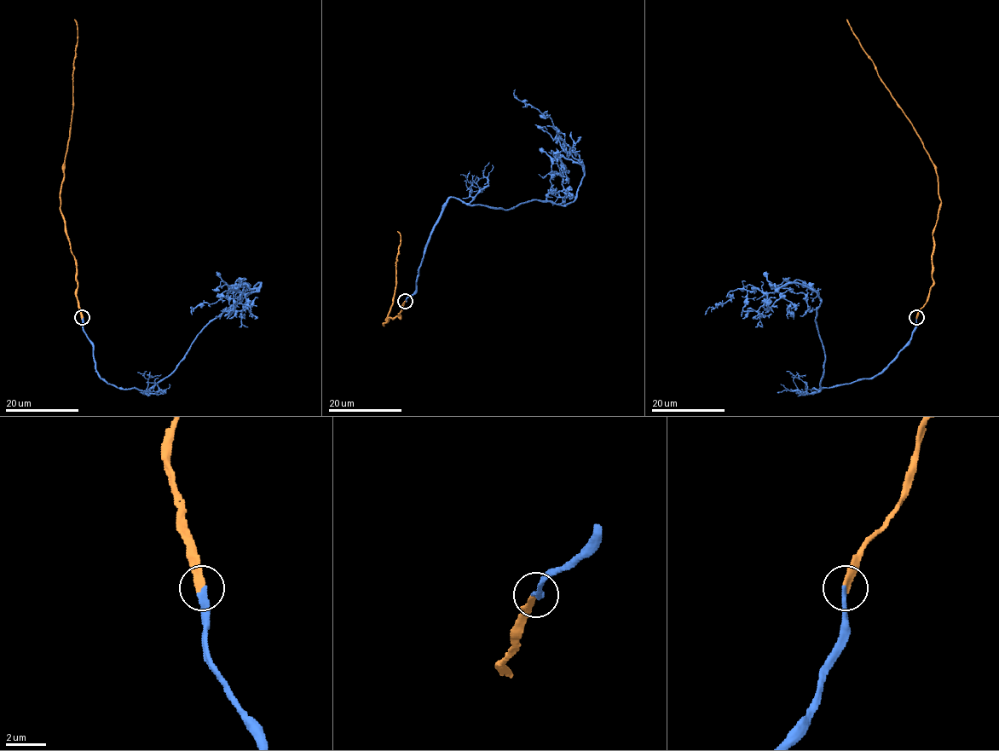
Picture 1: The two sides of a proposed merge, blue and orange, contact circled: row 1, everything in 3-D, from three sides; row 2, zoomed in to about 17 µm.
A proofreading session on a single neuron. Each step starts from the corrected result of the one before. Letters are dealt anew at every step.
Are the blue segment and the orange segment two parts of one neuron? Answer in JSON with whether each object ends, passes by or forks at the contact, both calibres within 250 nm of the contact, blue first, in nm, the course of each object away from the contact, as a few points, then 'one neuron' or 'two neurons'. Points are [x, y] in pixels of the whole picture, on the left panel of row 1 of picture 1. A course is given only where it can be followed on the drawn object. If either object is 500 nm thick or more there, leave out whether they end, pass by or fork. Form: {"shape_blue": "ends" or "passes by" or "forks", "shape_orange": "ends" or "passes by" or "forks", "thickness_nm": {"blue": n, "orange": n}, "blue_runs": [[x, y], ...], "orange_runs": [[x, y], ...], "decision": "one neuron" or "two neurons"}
{"shape_blue": "ends", "shape_orange": "ends", "thickness_nm": {"blue": 240, "orange": 280}, "blue_runs": [[82, 318], [101, 378], [146, 390], [261, 283], [192, 314]], "orange_runs": [[82, 318], [77, 296], [77, 259], [71, 251], [60, 208], [72, 109], [72, 74], [77, 43], [74, 20]], "decision": "one neuron"}

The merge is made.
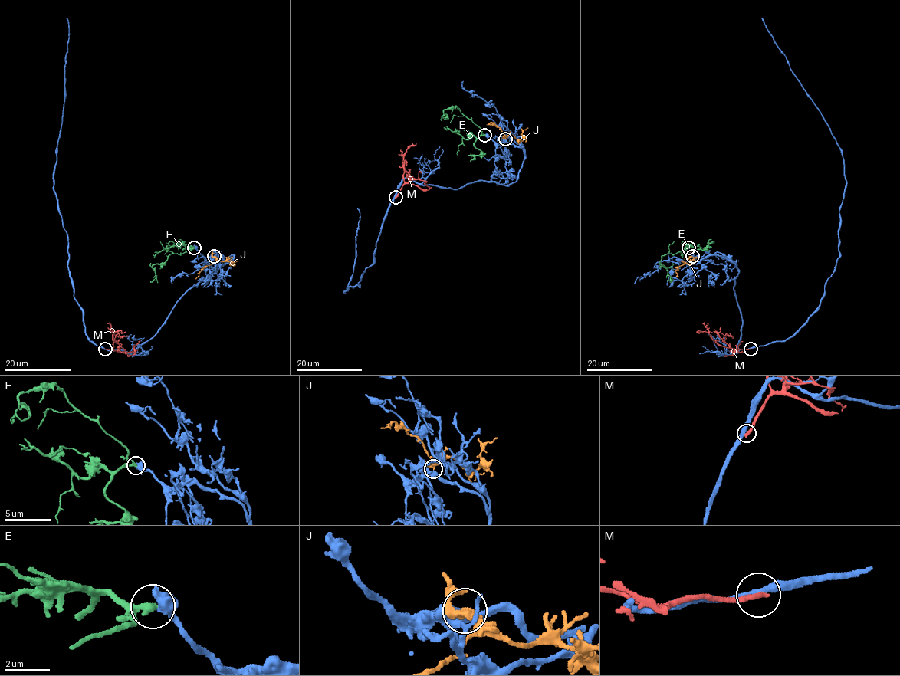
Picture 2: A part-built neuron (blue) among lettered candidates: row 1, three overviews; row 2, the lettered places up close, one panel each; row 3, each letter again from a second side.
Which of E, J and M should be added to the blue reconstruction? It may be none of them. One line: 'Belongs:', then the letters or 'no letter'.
Belongs: E

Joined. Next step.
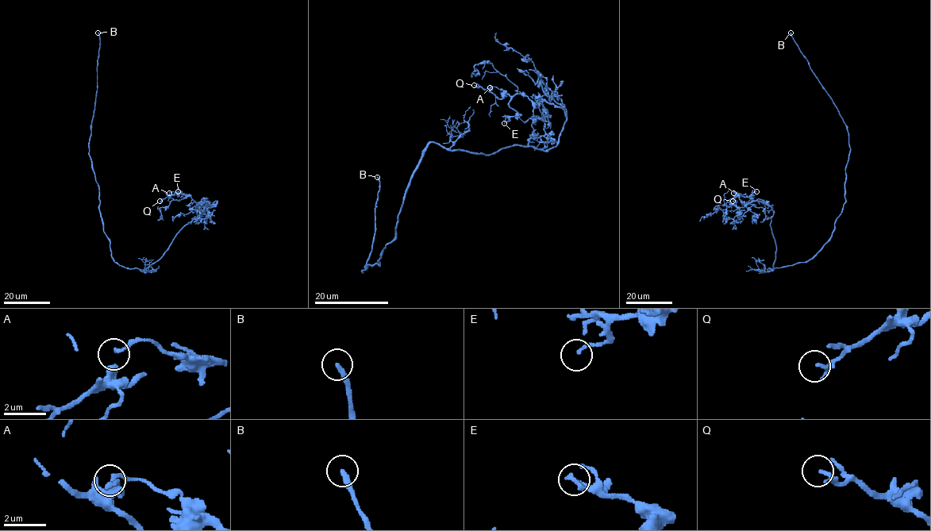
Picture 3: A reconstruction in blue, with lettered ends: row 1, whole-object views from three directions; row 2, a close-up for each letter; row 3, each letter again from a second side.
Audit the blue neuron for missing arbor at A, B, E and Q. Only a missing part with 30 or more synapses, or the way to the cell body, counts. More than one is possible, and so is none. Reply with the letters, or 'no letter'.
B

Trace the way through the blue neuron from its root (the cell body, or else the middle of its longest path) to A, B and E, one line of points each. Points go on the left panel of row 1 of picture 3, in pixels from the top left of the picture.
A: (113, 259), (125, 267), (147, 268), (162, 255), (175, 235), (198, 217), (197, 203), (190, 196), (169, 193)
B: (113, 259), (110, 241), (103, 229), (99, 209), (99, 186), (89, 153), (97, 90), (100, 47), (98, 32)
E: (113, 259), (125, 267), (144, 270), (162, 255), (175, 235), (198, 217), (197, 203), (178, 191)

